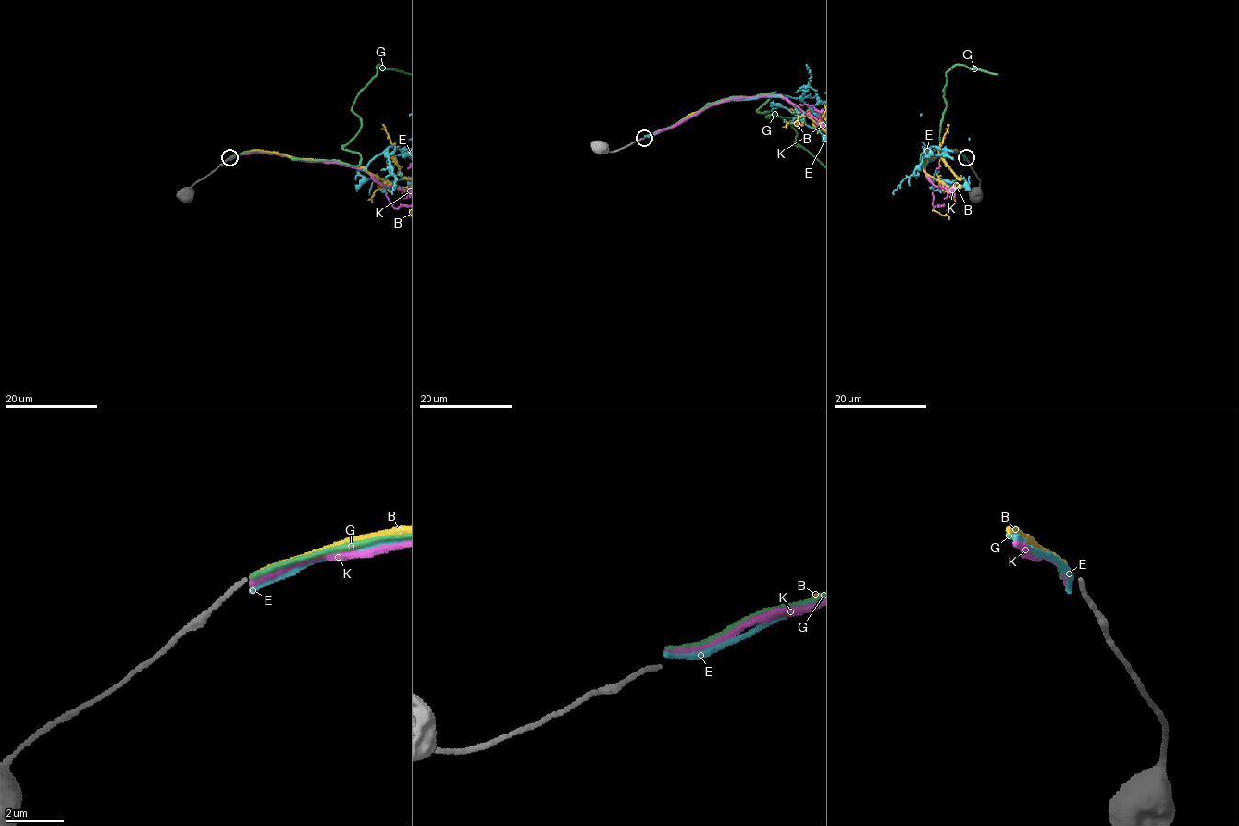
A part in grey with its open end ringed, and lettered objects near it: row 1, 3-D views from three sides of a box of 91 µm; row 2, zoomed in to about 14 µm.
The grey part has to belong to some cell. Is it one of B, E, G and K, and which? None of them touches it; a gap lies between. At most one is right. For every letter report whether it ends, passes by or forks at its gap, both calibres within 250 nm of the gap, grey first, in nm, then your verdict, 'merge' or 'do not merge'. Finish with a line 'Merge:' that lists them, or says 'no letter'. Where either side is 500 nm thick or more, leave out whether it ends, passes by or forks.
B: it ends | 140/200 nm | do not merge
E: it ends | 140/180 nm | do not merge
G: it ends | 140/160 nm | do not merge
K: it ends | 140/220 nm | do not merge
Merge: no letter

